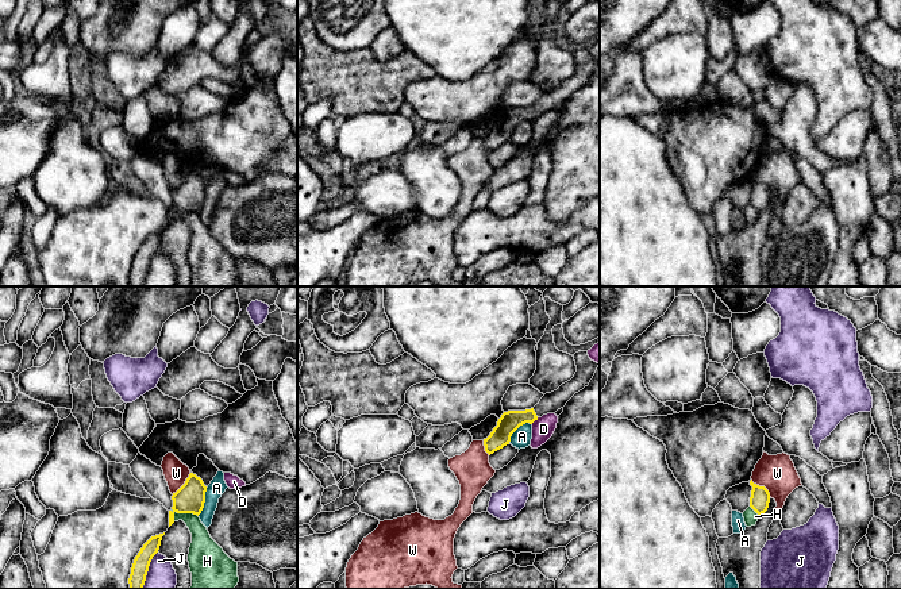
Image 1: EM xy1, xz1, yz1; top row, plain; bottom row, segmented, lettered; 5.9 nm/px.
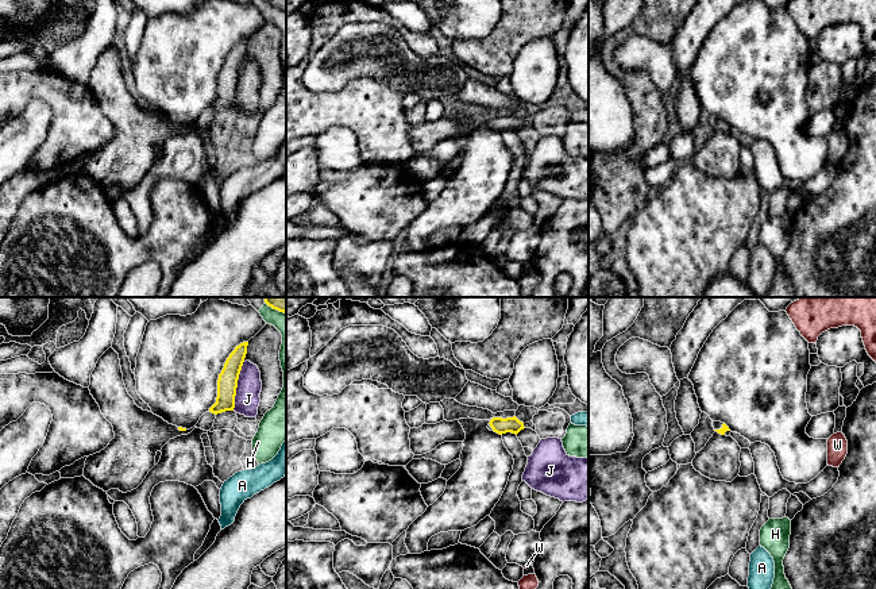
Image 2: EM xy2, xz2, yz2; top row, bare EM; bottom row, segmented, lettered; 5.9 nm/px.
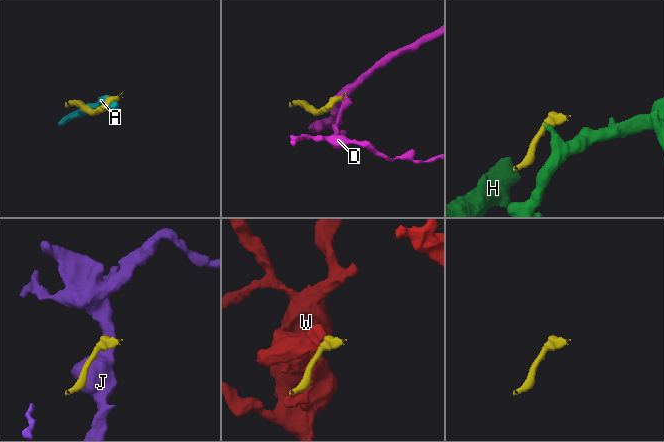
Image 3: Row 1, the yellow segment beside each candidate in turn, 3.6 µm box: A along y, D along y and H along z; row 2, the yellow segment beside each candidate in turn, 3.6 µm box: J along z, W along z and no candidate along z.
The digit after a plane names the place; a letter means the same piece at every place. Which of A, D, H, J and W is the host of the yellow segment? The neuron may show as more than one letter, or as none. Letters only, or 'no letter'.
no letter

